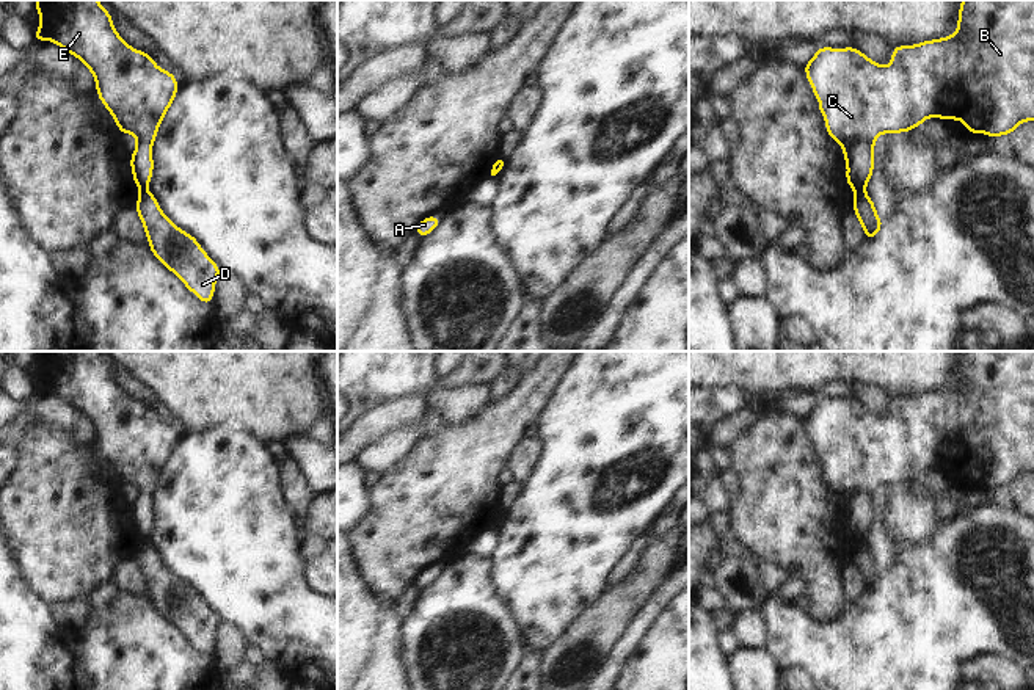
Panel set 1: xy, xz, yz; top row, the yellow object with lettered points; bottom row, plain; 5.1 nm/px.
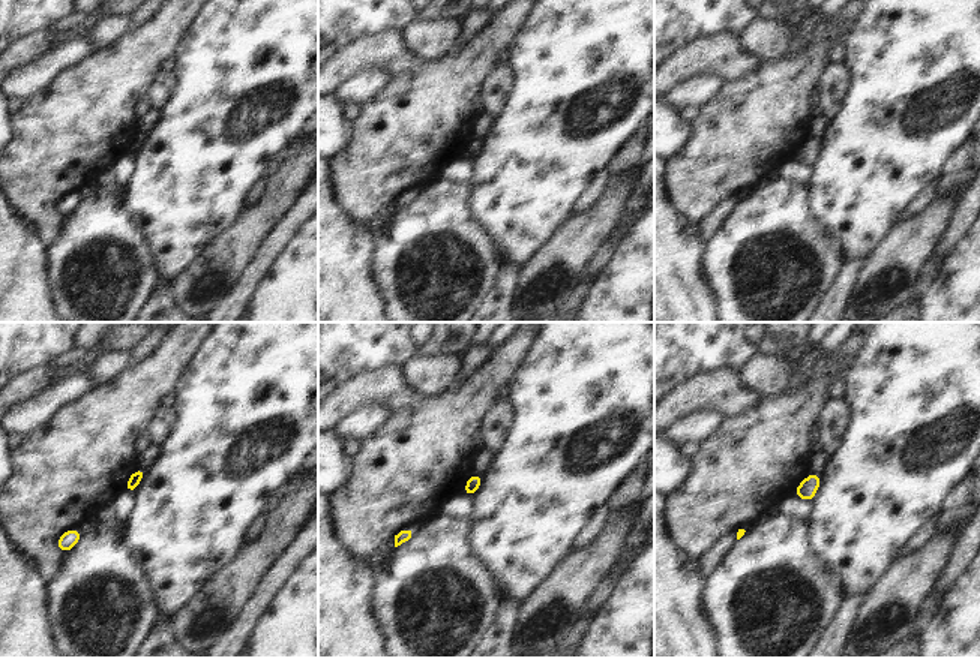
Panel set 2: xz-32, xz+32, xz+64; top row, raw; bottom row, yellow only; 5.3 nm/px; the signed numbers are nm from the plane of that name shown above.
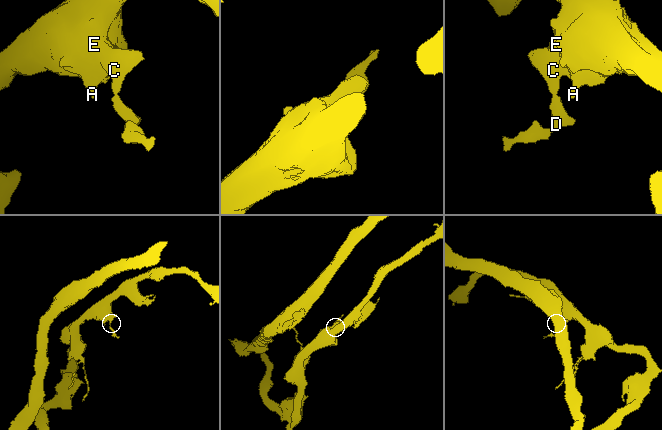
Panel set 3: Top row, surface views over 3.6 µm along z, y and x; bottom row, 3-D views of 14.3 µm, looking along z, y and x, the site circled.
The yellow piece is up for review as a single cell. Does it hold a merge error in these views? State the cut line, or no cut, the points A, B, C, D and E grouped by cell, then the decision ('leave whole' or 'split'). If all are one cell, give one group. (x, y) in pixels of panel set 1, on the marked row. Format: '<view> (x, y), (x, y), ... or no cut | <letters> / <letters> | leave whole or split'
yz (863, 190), (855, 192) | A B C E / D | split

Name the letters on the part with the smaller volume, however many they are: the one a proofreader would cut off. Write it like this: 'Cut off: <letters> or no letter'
Cut off: D

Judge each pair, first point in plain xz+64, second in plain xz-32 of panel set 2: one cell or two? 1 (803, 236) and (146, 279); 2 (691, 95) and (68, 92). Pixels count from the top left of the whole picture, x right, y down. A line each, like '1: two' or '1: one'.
1: one
2: two

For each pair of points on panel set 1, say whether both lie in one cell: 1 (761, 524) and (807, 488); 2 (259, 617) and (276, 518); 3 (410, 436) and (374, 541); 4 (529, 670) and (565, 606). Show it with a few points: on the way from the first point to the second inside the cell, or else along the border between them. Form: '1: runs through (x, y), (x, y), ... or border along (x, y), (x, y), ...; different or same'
1: runs through (772, 513), (796, 490); same
2: runs through (258, 591), (258, 543); same
3: border along (433, 433), (424, 435), (382, 475); different
4: border along (538, 653), (526, 654); different

